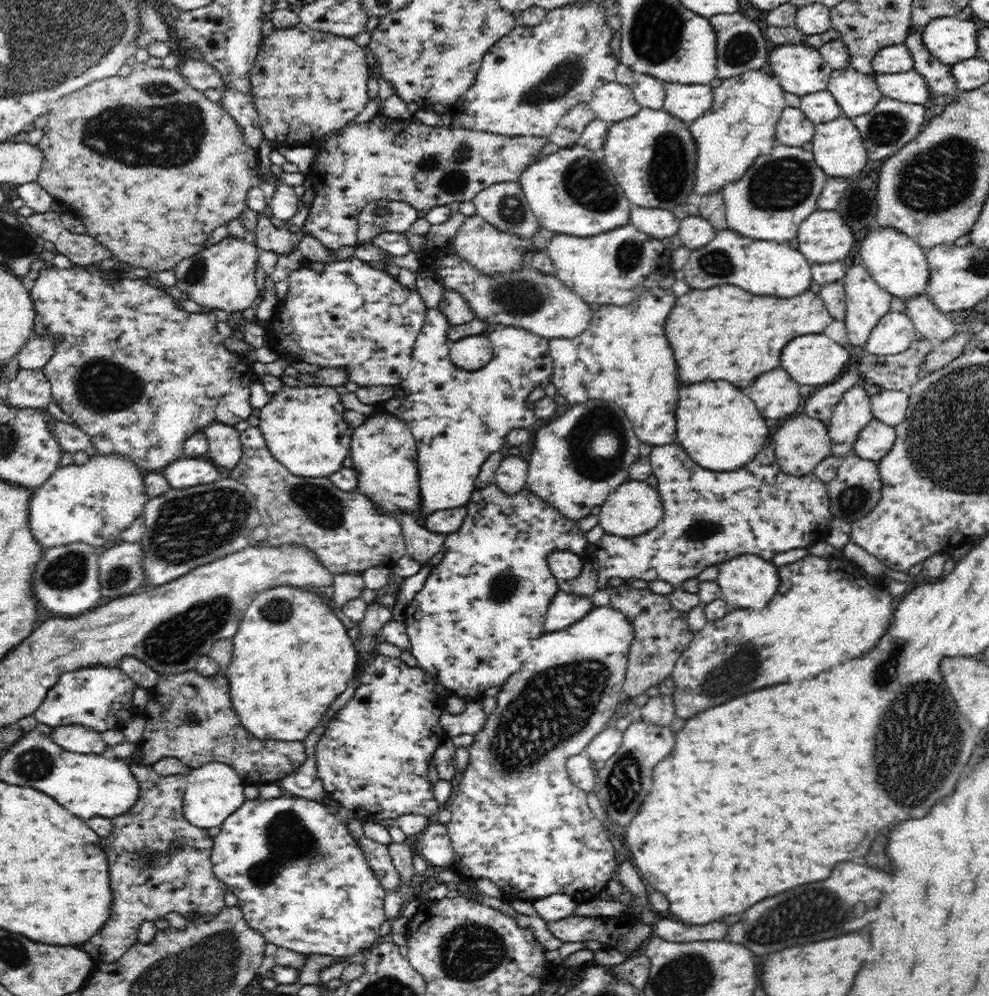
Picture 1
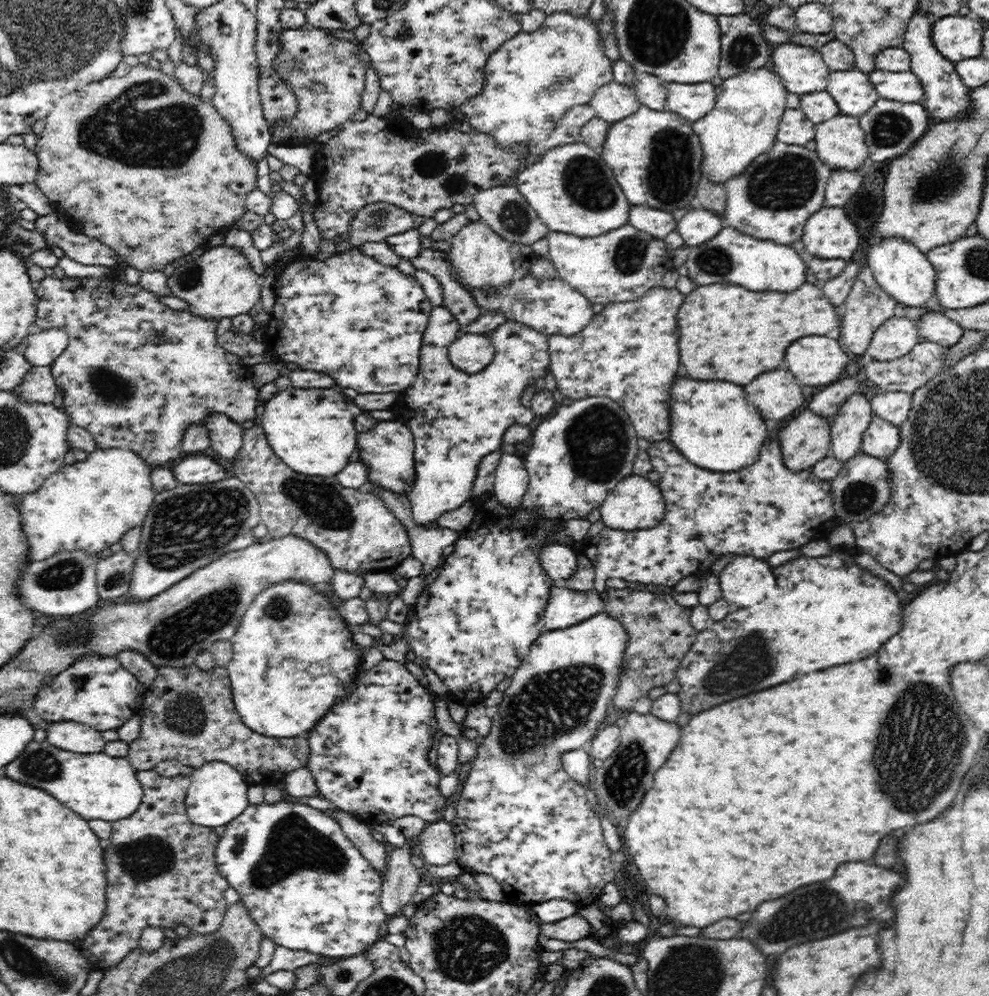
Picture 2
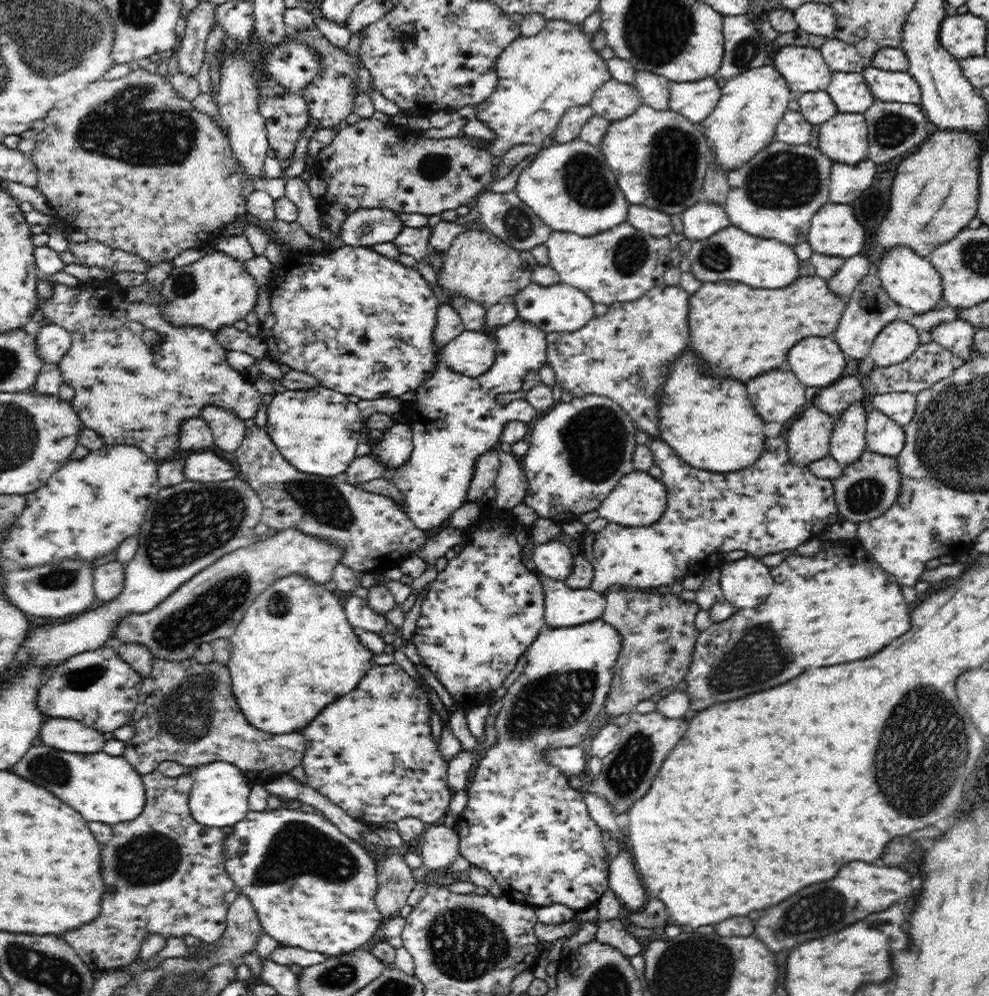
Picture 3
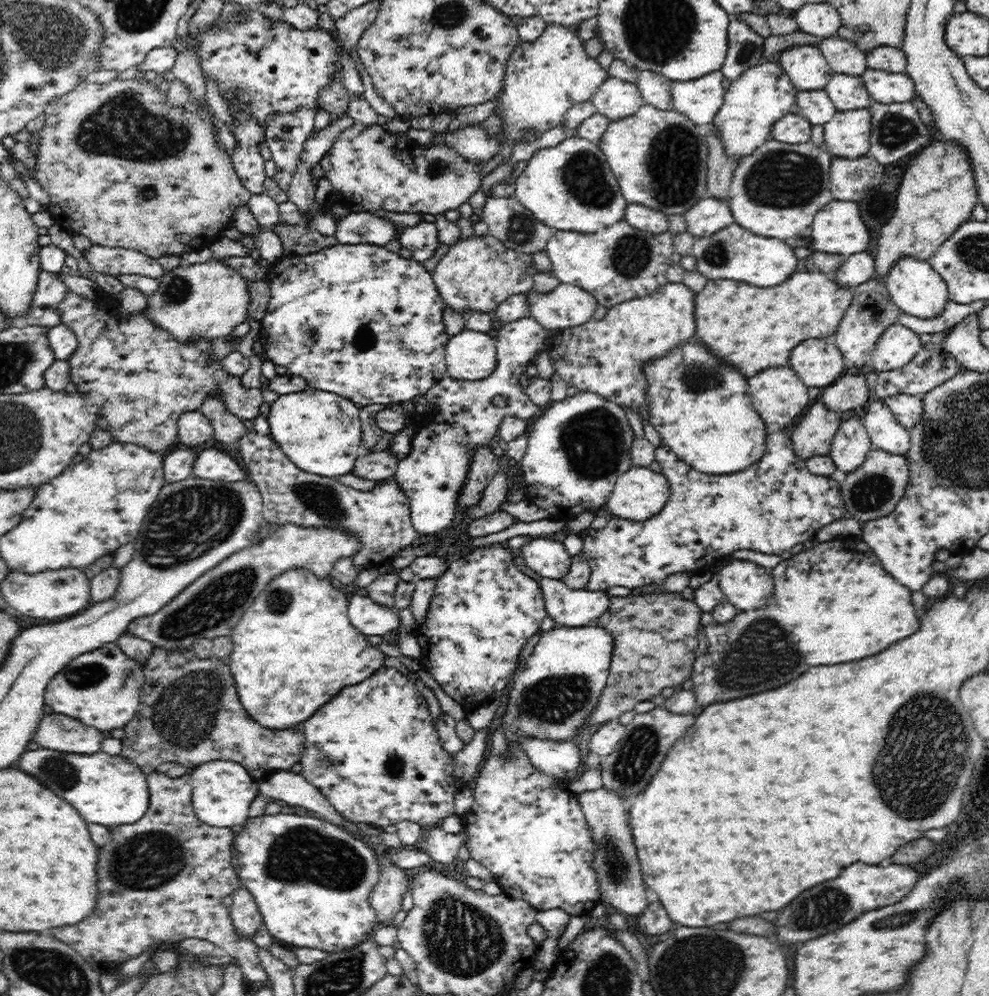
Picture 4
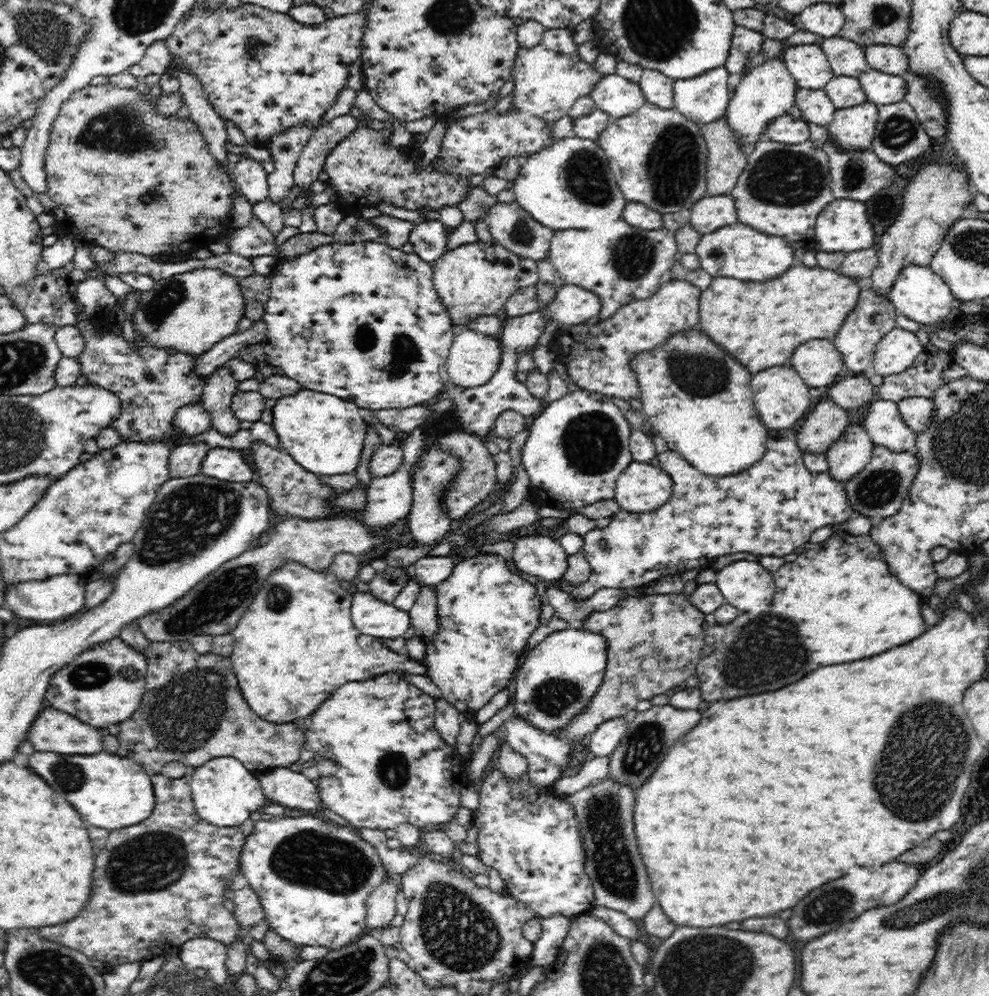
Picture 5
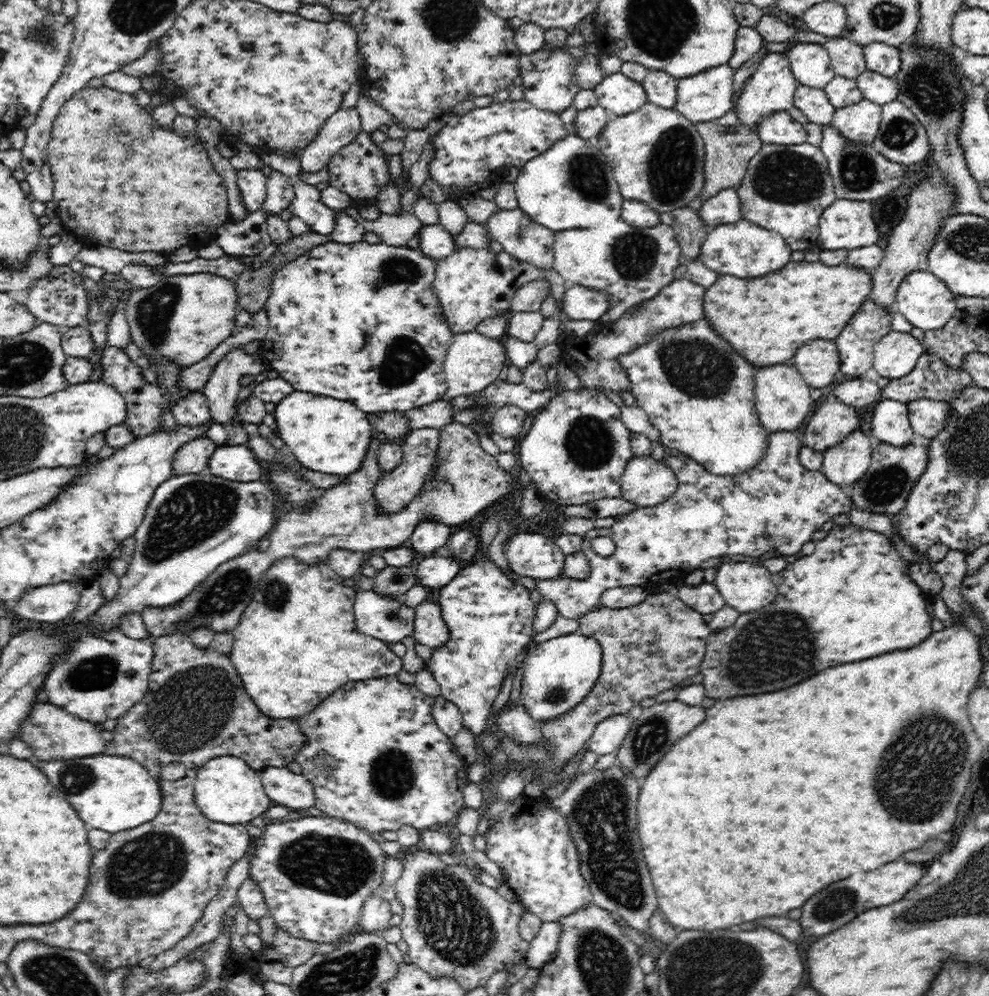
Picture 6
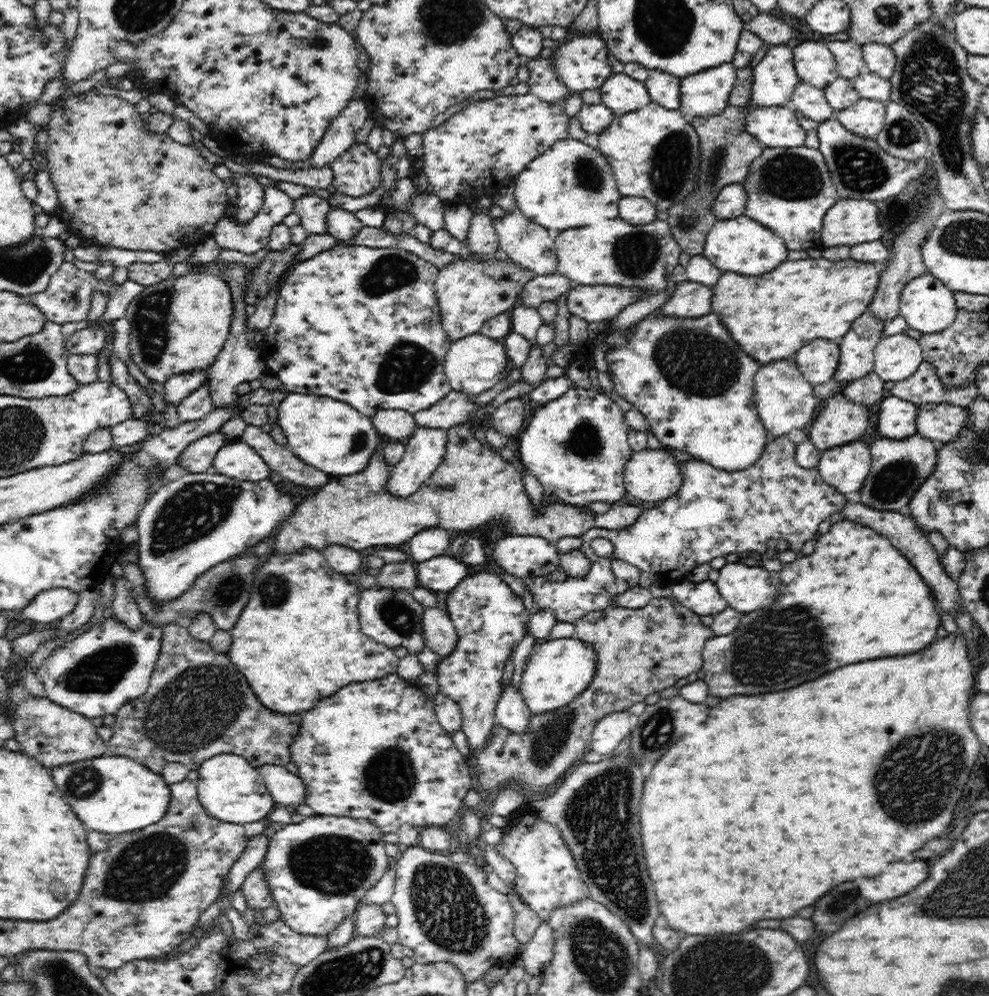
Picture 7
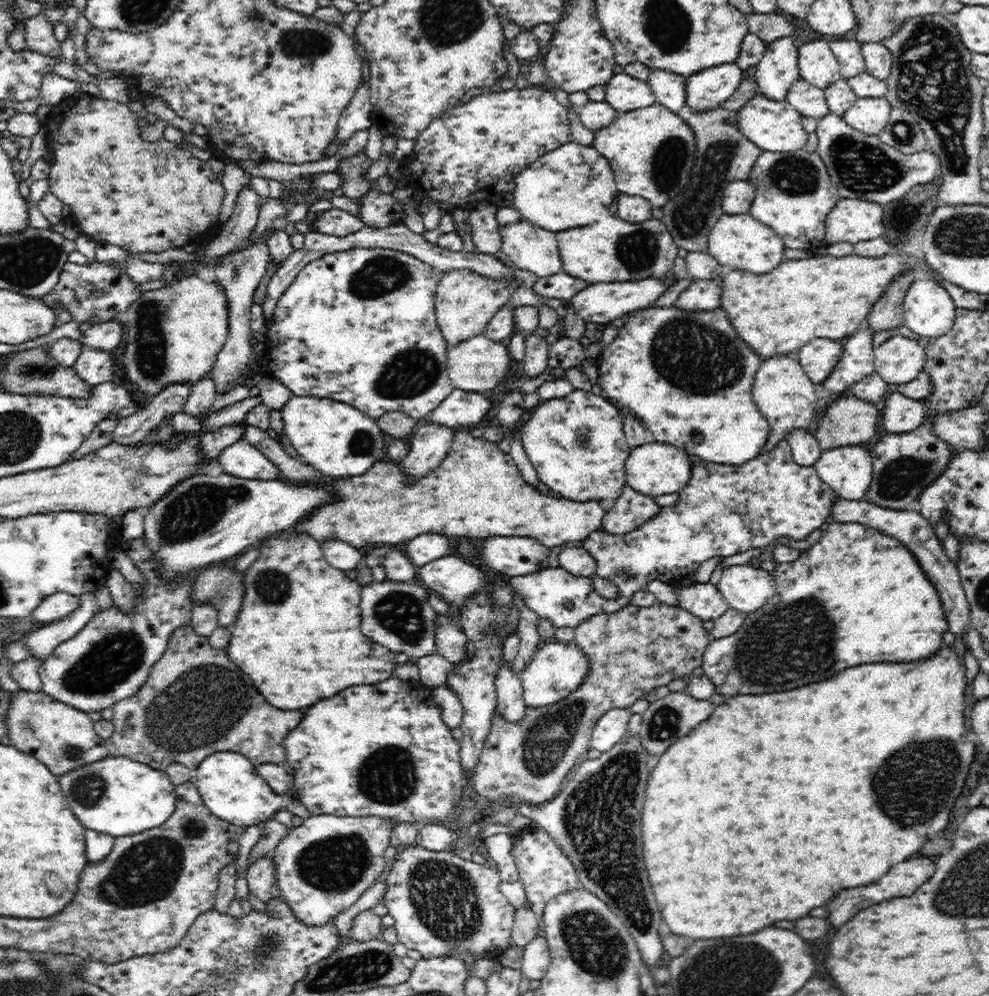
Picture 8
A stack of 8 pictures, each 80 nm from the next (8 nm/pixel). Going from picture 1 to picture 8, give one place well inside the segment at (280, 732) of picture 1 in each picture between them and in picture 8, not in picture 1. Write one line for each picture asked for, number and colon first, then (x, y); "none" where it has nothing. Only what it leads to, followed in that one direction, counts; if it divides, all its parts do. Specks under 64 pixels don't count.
2: (293, 655)
3: (294, 652)
4: (294, 648)
5: (288, 659)
6: (281, 657)
7: (298, 640)
8: (299, 639)

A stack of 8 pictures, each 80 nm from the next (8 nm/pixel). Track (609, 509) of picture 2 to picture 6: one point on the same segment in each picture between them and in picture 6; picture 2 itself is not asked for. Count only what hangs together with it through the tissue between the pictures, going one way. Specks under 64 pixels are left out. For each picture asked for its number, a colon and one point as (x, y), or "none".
3: (640, 498)
4: (639, 493)
5: (643, 486)
6: (646, 481)

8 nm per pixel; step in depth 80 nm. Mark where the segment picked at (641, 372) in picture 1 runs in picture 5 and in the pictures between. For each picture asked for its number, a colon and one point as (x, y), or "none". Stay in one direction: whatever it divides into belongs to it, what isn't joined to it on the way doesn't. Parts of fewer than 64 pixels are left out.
2: (629, 352)
3: (622, 355)
4: (605, 357)
5: (598, 356)

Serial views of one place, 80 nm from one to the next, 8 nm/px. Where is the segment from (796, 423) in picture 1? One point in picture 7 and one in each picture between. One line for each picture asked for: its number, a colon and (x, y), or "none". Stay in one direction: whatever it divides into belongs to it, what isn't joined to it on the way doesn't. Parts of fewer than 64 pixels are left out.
2: (805, 439)
3: (808, 439)
4: (813, 436)
5: (826, 422)
6: (832, 421)
7: (840, 420)

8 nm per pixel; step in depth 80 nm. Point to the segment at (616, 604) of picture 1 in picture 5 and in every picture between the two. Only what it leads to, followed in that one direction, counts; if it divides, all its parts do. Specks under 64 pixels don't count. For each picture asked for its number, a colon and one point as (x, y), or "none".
2: (660, 634)
3: (658, 634)
4: (667, 627)
5: (667, 628)

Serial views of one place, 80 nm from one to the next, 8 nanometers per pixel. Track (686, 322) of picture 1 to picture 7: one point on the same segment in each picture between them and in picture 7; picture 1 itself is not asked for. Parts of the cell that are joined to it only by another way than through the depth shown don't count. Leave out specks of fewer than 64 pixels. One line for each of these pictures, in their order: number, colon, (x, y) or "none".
2: (725, 332)
3: (742, 332)
4: (752, 328)
5: (760, 323)
6: (766, 320)
7: (818, 298)

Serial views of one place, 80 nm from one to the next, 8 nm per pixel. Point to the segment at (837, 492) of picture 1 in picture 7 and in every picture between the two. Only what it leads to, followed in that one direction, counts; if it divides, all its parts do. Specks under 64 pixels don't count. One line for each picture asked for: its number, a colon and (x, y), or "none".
2: (862, 488)
3: (865, 490)
4: (872, 491)
5: (878, 491)
6: (884, 489)
7: (899, 468)

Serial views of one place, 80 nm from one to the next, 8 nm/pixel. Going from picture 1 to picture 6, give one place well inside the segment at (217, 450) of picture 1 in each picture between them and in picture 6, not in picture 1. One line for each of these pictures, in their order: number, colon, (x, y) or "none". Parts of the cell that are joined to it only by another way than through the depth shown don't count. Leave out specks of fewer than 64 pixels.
2: (226, 436)
3: (228, 430)
4: (228, 428)
5: (221, 386)
6: (221, 391)

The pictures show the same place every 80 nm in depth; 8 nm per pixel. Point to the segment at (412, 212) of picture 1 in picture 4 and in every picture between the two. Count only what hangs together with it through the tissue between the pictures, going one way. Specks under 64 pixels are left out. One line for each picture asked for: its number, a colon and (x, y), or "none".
2: (374, 223)
3: (364, 227)
4: (356, 228)

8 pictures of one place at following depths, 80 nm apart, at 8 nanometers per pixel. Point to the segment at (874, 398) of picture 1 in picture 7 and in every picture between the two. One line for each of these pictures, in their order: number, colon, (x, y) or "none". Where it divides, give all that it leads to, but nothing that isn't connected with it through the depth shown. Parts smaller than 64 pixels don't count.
2: (895, 407)
3: (900, 406)
4: (908, 410)
5: (918, 413)
6: (928, 417)
7: (944, 422)

